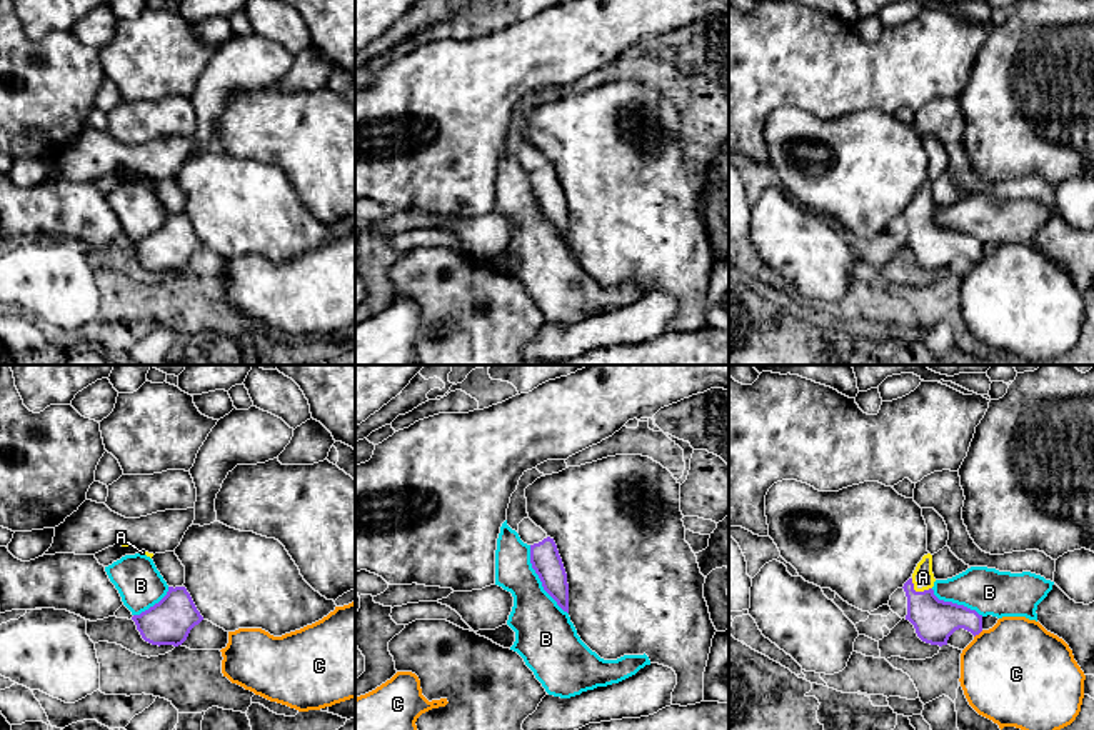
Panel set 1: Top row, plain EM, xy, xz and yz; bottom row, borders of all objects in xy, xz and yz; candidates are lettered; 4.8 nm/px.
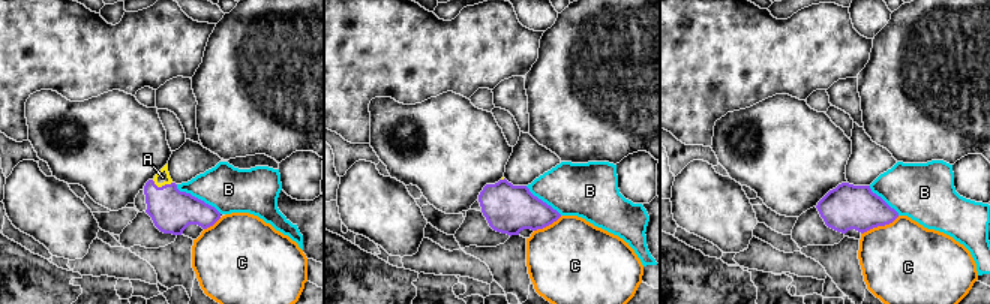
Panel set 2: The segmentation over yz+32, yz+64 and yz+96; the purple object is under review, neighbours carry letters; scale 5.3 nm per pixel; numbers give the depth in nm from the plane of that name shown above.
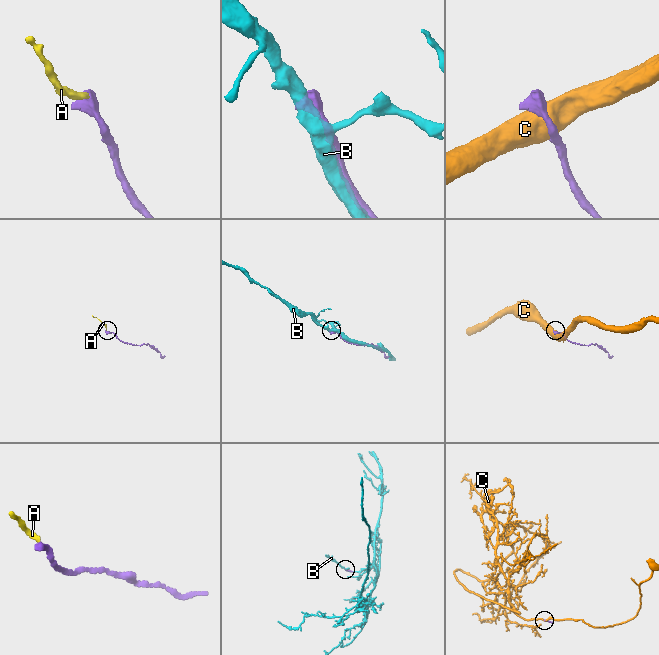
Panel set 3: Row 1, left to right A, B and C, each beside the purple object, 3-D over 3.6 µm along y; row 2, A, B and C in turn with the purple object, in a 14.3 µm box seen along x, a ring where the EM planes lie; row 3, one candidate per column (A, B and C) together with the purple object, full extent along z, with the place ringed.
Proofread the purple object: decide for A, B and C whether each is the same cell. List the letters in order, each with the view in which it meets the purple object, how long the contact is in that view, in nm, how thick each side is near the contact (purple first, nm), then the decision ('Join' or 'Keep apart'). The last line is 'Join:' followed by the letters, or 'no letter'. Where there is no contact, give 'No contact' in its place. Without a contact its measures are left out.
A: Touches purple in yz. Shared border 120 nm. Thickness 200 nm (purple) against 110 nm. Join
B: Touches purple in xz. Shared border 380 nm. Thickness 140 nm (purple) against 280 nm. Keep apart
C: Touches purple in yz. Shared border 60 nm. Thickness 200 nm (purple) against 480 nm. Keep apart
Join: A

